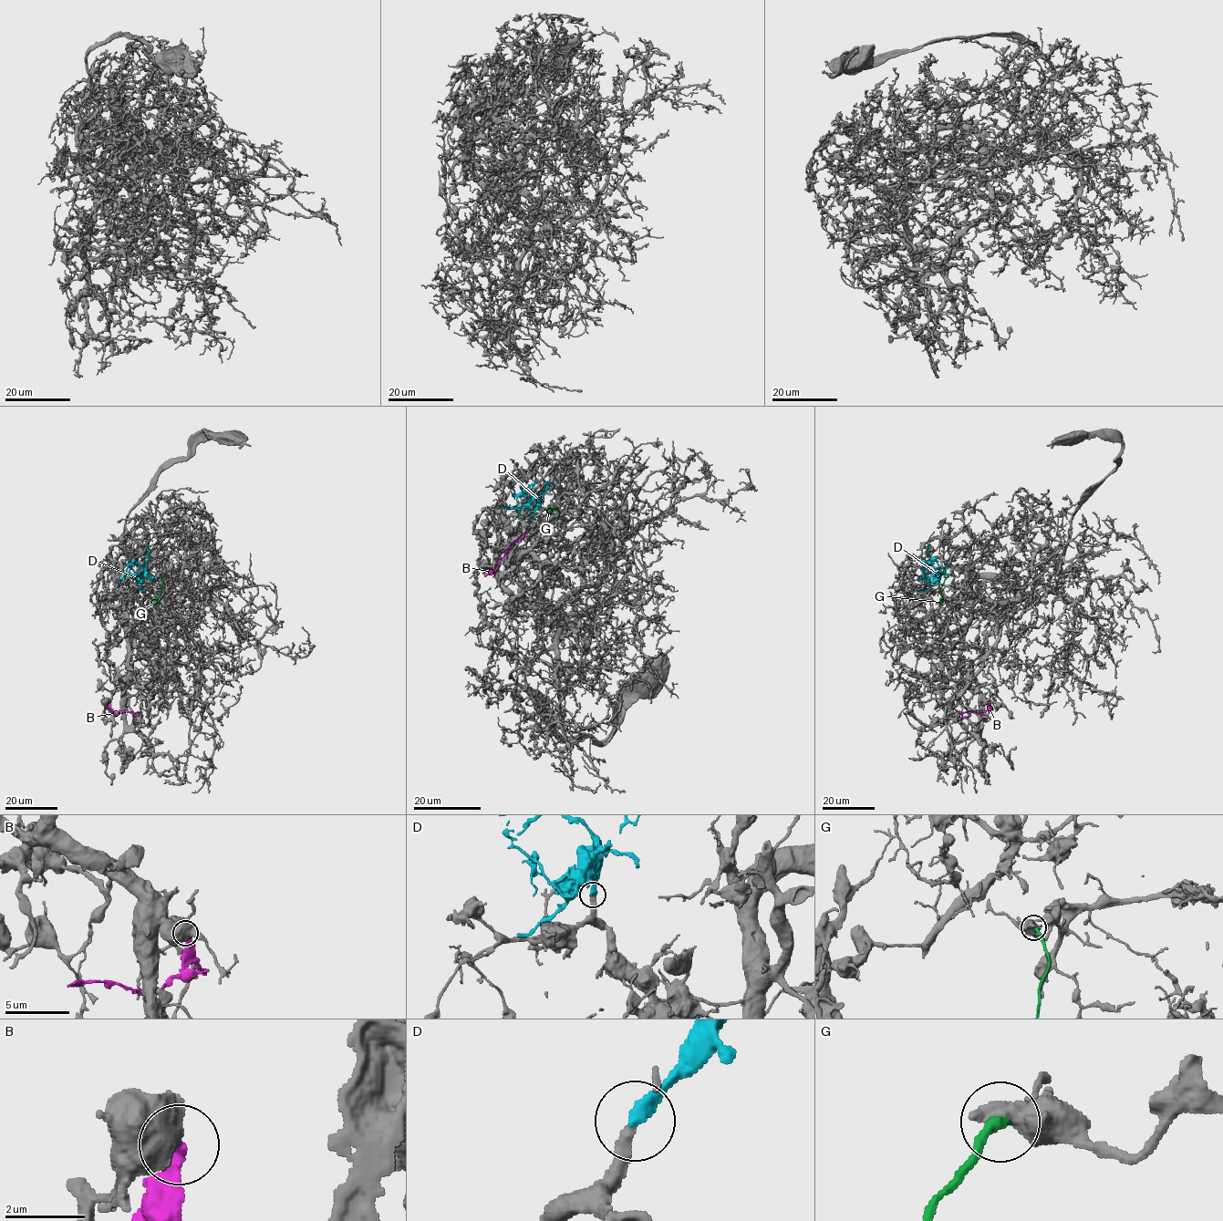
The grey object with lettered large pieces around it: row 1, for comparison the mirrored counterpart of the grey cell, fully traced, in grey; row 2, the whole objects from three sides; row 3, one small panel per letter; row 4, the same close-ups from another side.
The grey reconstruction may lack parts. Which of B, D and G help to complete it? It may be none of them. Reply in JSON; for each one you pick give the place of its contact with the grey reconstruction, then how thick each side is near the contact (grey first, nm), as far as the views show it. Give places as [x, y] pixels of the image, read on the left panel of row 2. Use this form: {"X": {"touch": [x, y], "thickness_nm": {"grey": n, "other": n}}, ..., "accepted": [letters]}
{"D": {"touch": [118, 583], "thickness_nm": {"grey": 360, "other": 420}}, "accepted": ["D"]}

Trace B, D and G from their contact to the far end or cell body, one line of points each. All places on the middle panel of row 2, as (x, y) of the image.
B: (492, 571), (510, 546), (524, 533), (525, 528)
D: (502, 506), (527, 507), (533, 511), (538, 507), (540, 495)
G: (555, 519), (560, 514), (557, 508), (548, 508)

